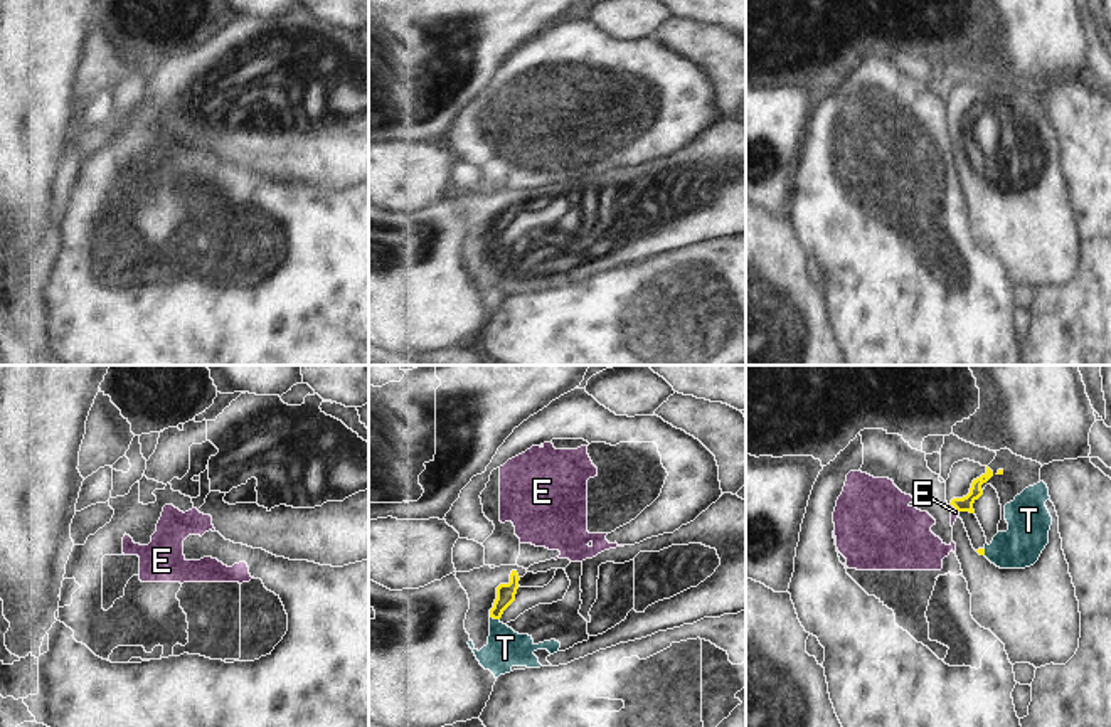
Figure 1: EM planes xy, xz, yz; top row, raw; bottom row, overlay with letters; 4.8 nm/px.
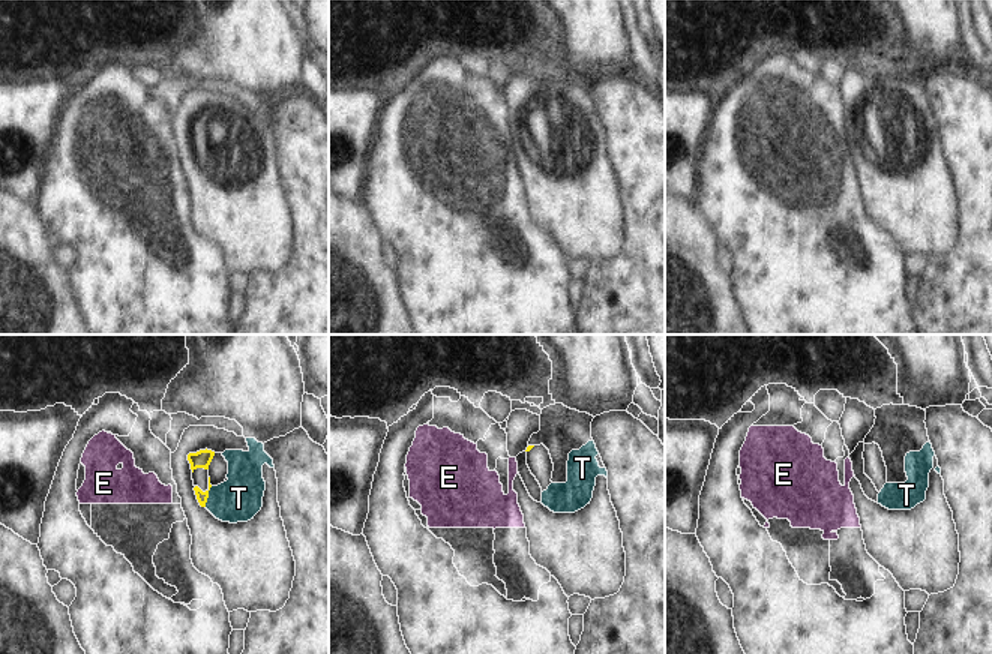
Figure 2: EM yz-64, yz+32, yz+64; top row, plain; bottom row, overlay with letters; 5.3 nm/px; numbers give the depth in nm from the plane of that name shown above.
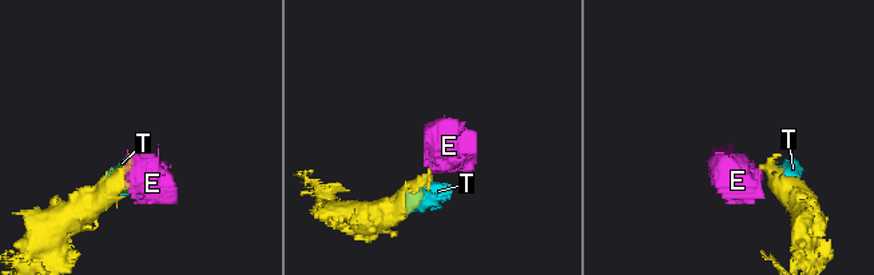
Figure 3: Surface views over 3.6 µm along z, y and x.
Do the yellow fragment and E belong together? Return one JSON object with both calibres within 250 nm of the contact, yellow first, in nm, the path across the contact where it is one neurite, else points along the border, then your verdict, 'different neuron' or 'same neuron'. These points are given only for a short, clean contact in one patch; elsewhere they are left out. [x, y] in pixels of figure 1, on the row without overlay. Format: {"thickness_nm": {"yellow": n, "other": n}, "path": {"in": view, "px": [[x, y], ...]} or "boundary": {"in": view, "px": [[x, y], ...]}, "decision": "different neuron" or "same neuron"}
{"thickness_nm": {"yellow": 70, "other": 40}, "decision": "different neuron"}

